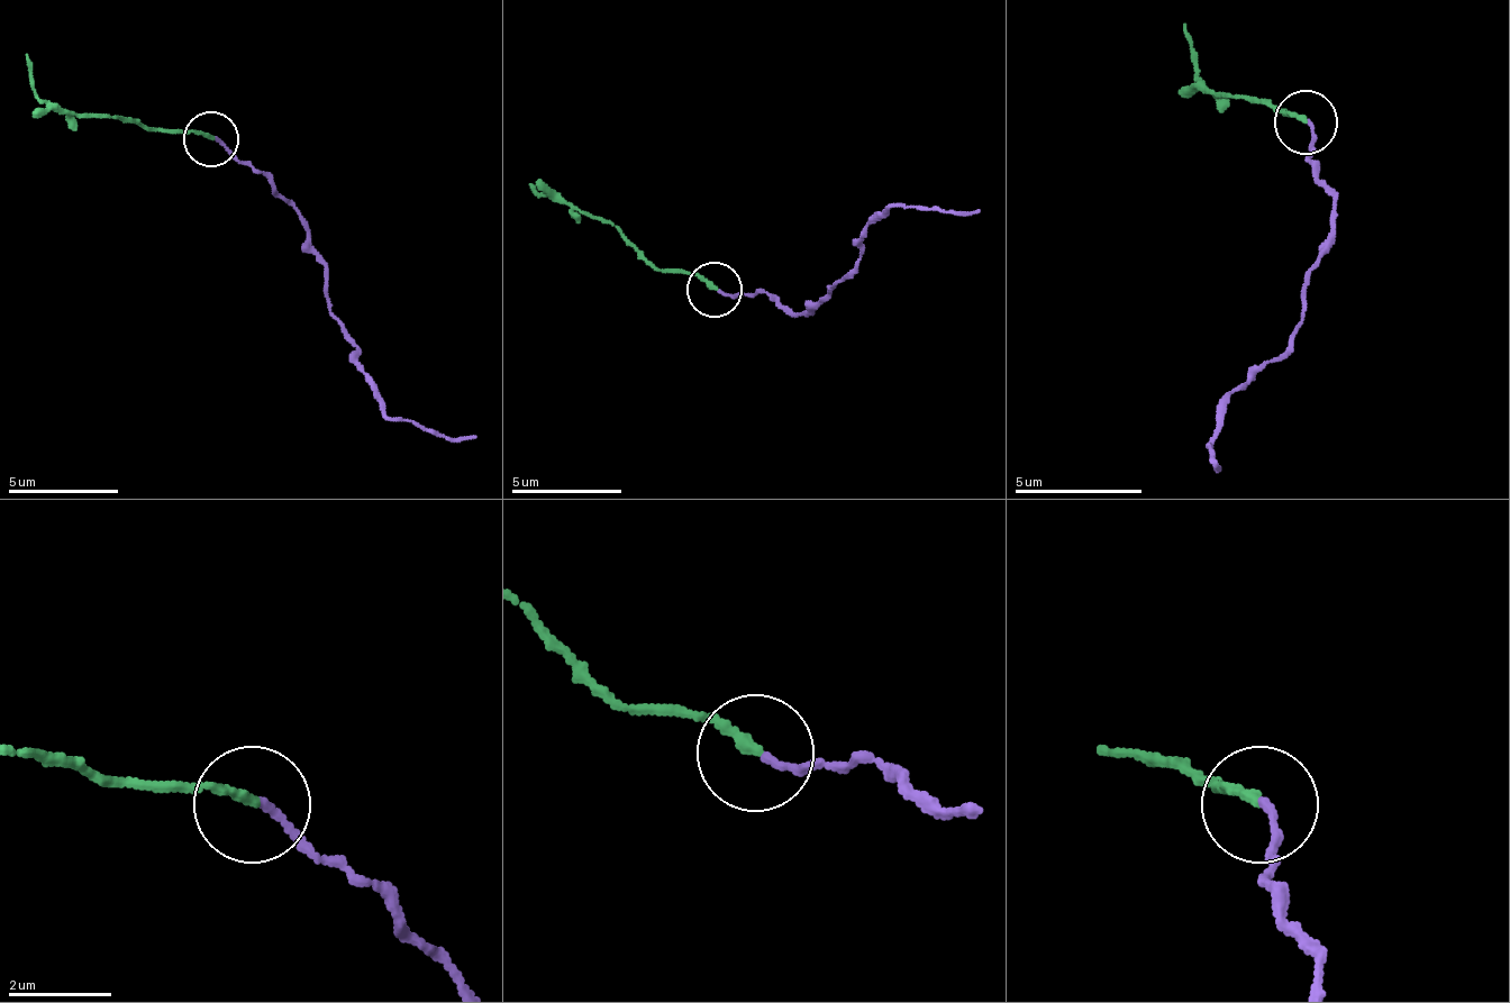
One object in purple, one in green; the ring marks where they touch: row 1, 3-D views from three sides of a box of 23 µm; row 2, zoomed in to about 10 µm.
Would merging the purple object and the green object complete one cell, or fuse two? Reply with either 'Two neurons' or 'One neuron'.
One neuron

